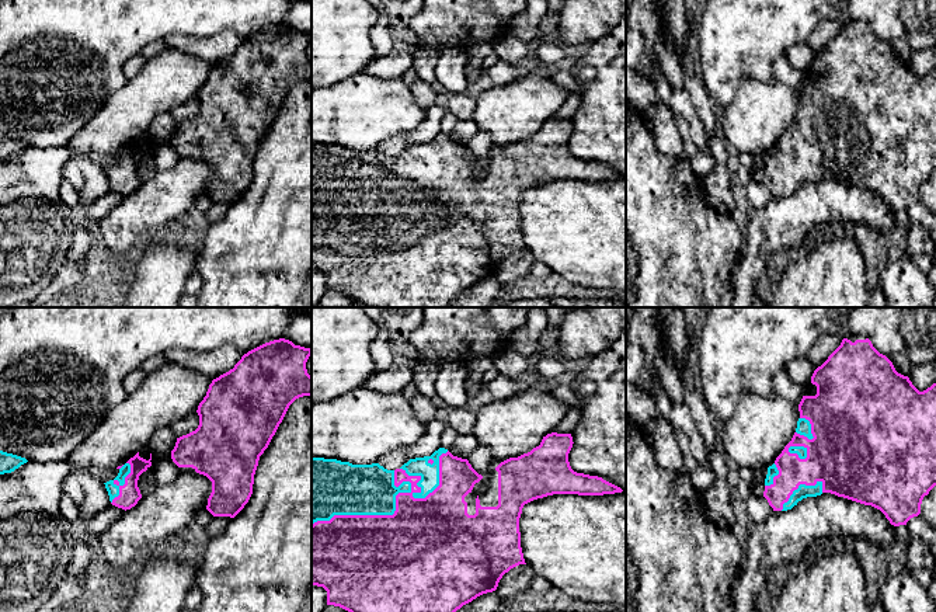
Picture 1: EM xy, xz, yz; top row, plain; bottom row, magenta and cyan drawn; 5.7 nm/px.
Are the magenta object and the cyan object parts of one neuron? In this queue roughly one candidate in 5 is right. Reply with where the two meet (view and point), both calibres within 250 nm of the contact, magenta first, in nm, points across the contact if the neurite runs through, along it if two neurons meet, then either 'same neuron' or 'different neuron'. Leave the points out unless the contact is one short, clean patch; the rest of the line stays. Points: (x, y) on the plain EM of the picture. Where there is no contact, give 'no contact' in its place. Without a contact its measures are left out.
contact xz (396, 191); calibres 460 and 280 nm; same neuron

